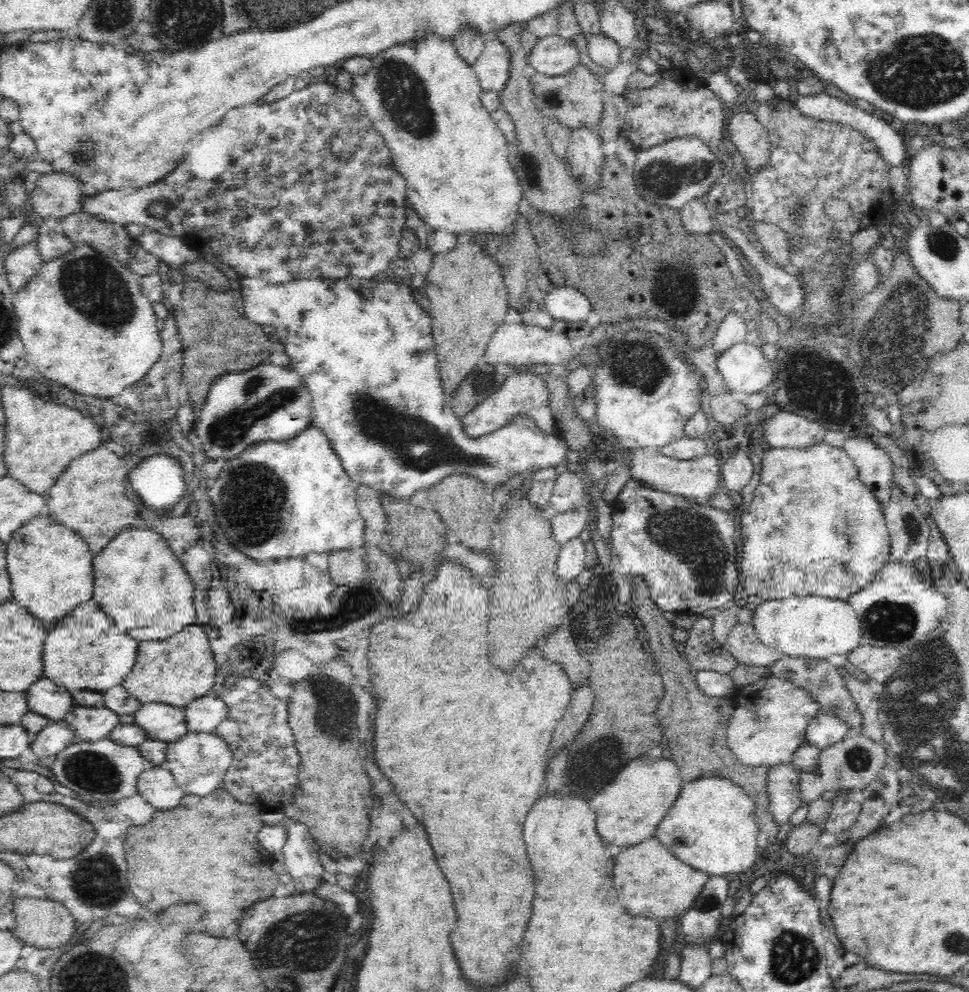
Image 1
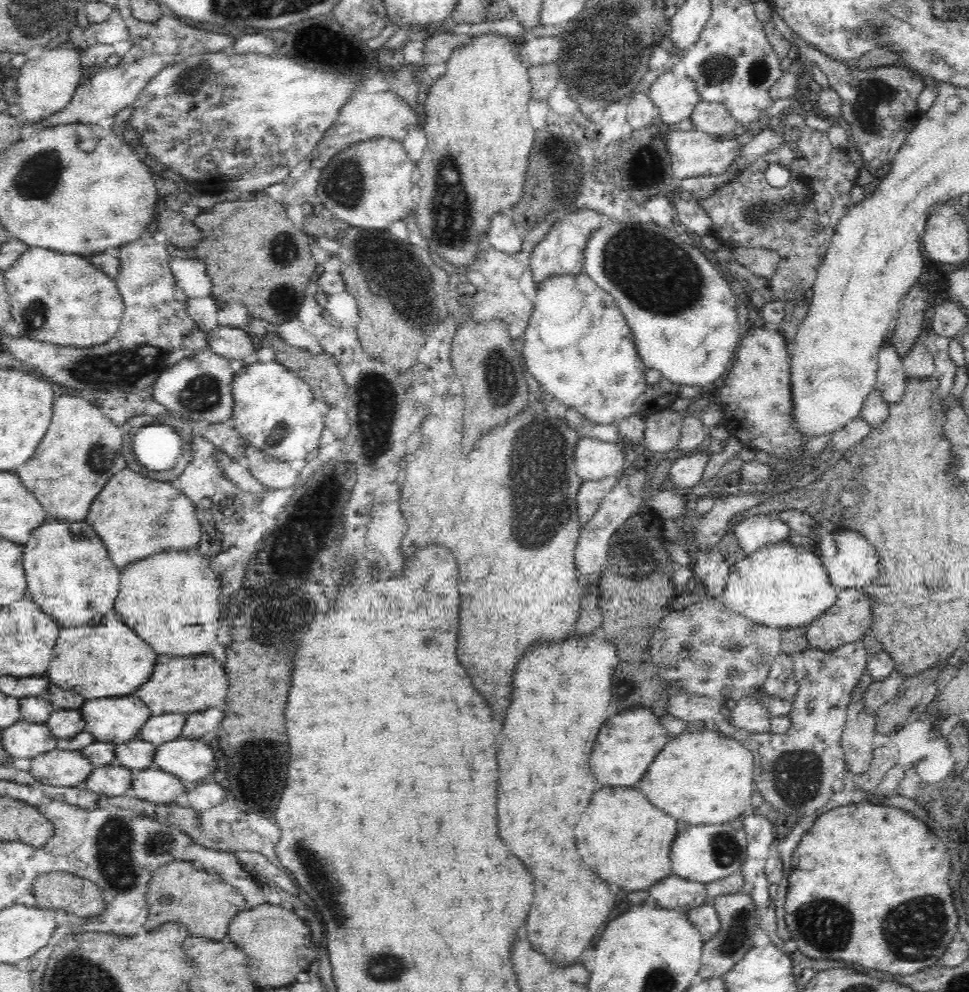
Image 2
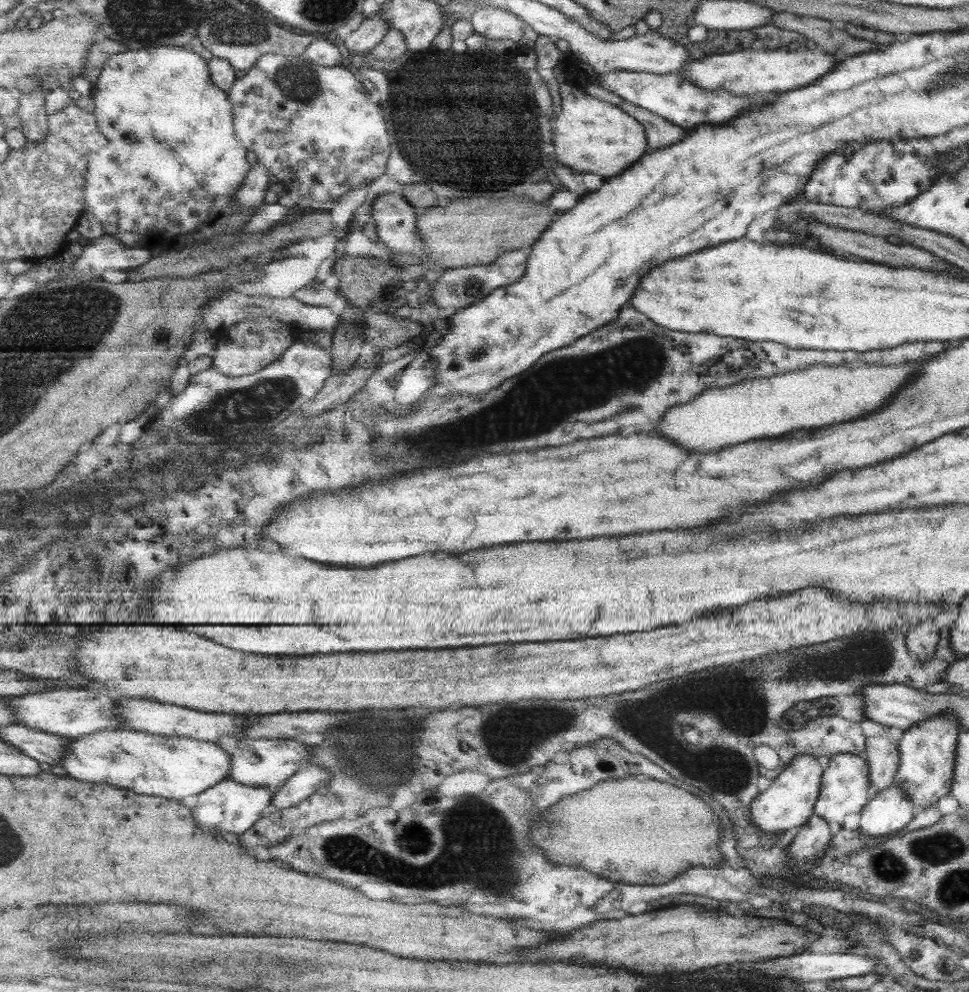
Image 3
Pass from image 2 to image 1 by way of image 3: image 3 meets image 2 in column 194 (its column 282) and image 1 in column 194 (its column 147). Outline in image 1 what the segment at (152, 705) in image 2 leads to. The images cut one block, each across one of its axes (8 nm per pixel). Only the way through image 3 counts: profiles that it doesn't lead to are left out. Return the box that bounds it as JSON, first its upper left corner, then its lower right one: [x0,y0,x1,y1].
[124,624,214,707]

